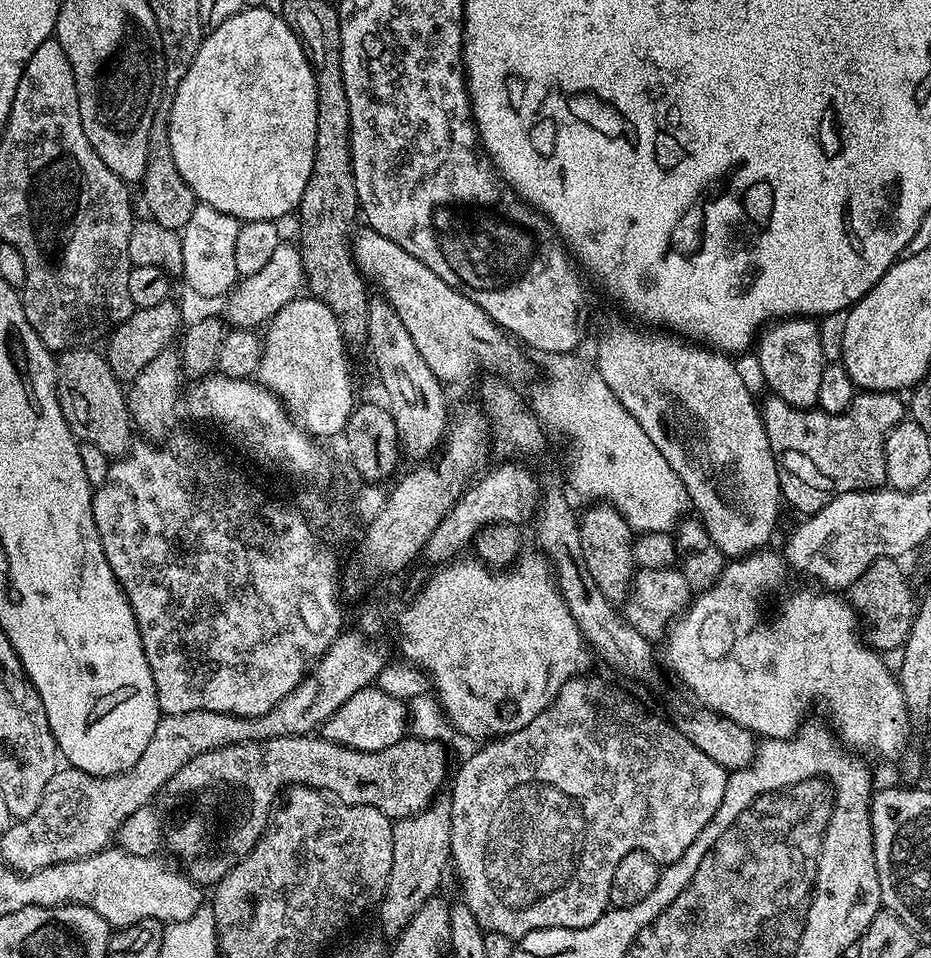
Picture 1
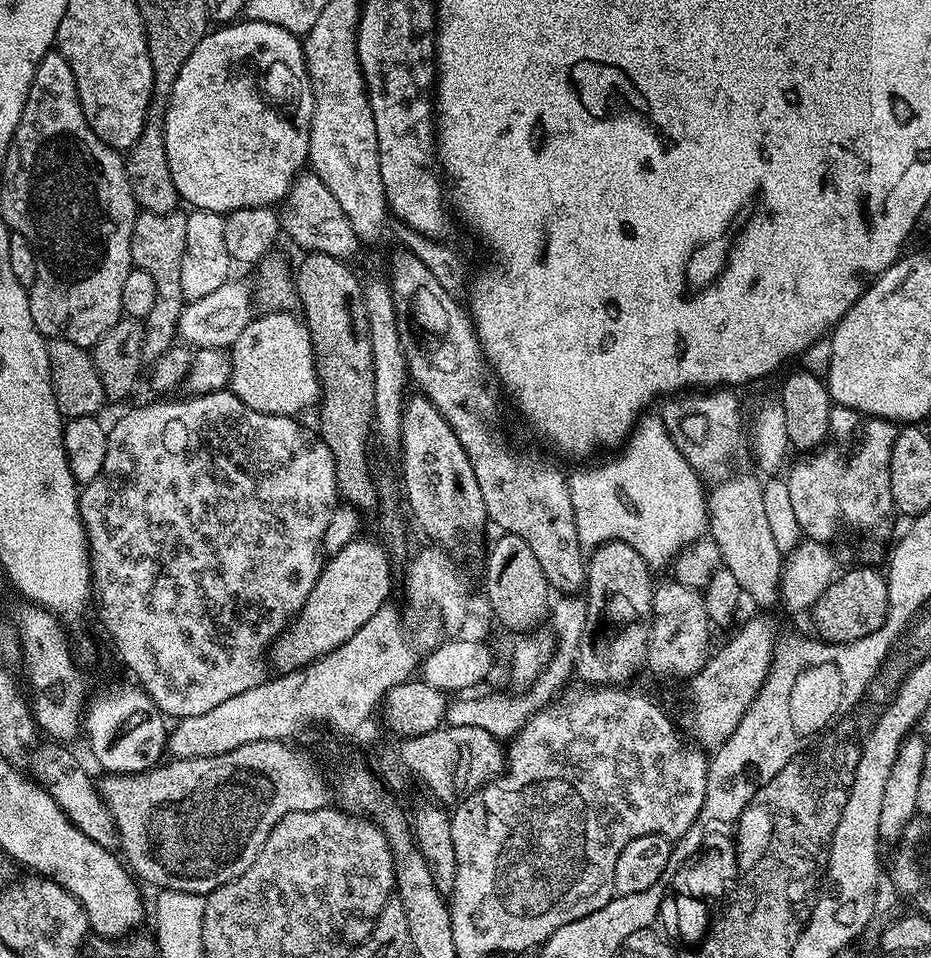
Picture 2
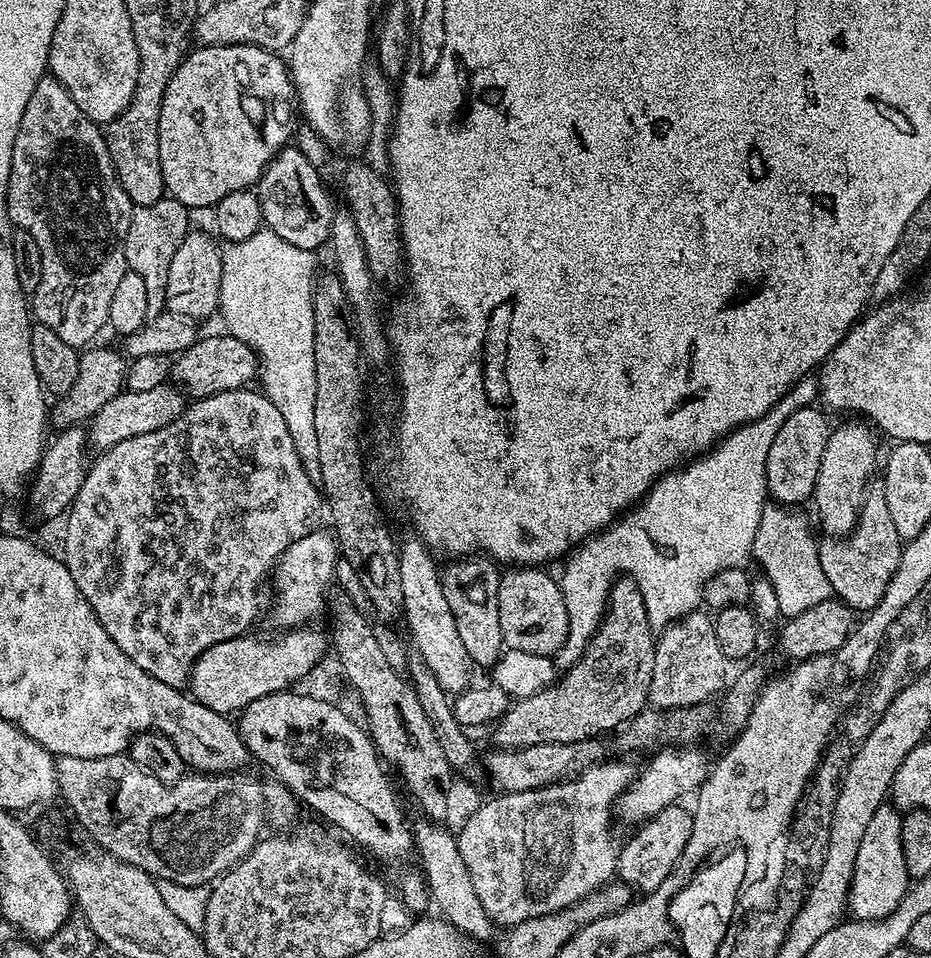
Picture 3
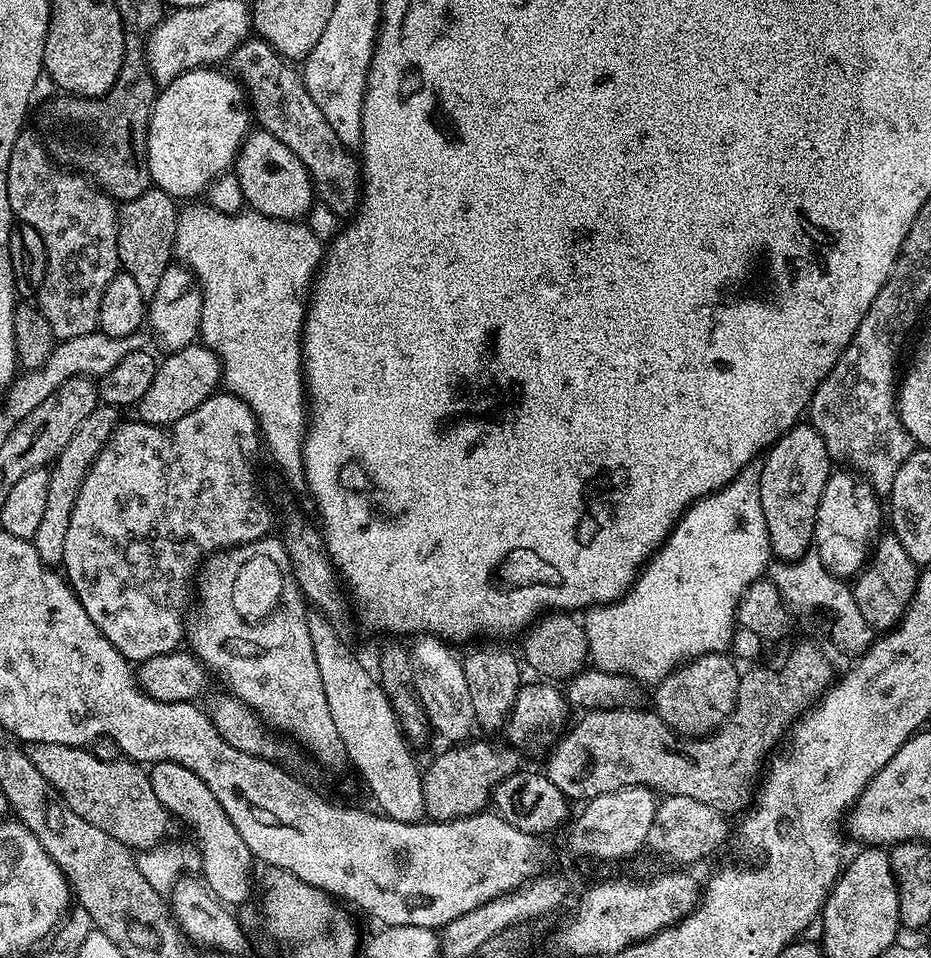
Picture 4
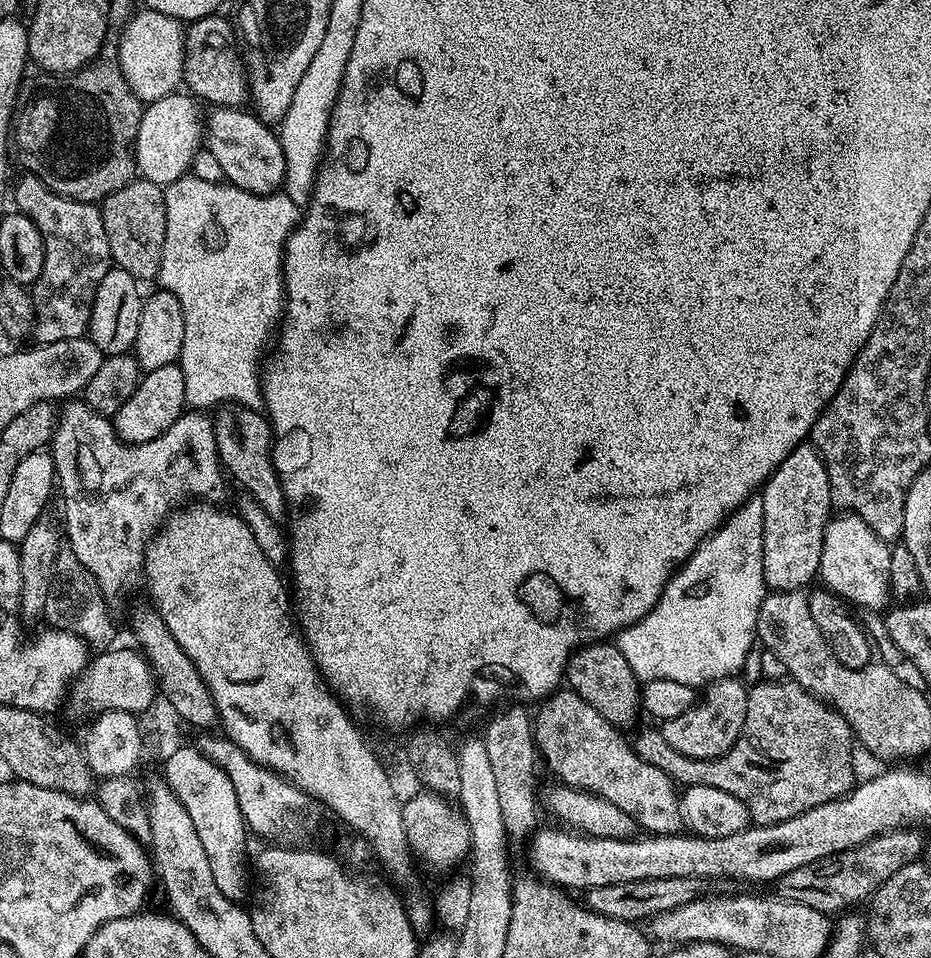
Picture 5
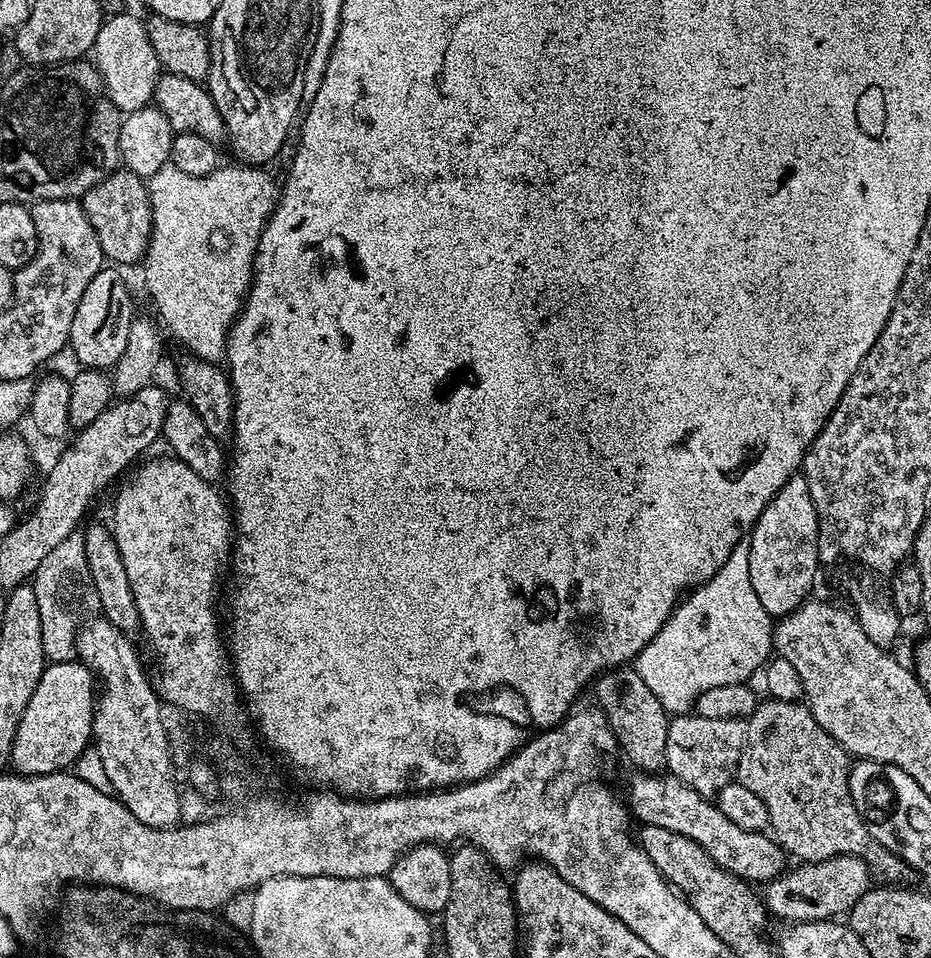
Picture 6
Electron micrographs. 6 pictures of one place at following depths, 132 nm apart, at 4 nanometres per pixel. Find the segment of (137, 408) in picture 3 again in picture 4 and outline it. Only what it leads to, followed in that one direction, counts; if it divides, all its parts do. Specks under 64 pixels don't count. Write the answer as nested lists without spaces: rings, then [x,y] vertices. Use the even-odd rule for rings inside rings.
[[[101,403],[90,414],[86,414],[82,426],[74,430],[74,438],[66,442],[62,454],[58,454],[50,465],[48,474],[50,486],[46,493],[46,506],[38,530],[31,539],[34,550],[38,550],[38,558],[42,558],[49,566],[63,565],[66,554],[66,530],[70,530],[70,514],[74,514],[74,502],[78,502],[78,490],[82,490],[82,482],[90,466],[116,431],[118,427],[116,416],[118,416],[117,409],[106,403]]]

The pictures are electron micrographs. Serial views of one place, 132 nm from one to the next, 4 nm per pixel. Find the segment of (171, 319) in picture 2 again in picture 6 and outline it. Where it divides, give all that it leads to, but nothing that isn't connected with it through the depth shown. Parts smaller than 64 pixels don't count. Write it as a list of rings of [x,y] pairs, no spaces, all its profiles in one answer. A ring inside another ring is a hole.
[[[127,170],[114,171],[84,193],[82,203],[86,218],[90,218],[90,226],[94,226],[94,234],[98,234],[98,246],[102,246],[105,261],[116,266],[139,265],[148,253],[148,243],[152,237],[148,186],[141,176]]]

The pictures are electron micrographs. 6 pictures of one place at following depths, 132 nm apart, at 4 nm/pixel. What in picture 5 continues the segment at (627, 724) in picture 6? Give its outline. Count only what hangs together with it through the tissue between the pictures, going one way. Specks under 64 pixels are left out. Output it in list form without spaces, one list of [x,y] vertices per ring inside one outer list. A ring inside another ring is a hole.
[[[597,642],[576,649],[568,660],[566,684],[571,691],[590,702],[590,706],[594,706],[594,710],[598,710],[598,714],[602,714],[602,718],[609,720],[617,729],[624,730],[627,724],[635,722],[636,715],[641,715],[641,681],[634,670],[630,670],[630,662],[622,658],[615,643]]]

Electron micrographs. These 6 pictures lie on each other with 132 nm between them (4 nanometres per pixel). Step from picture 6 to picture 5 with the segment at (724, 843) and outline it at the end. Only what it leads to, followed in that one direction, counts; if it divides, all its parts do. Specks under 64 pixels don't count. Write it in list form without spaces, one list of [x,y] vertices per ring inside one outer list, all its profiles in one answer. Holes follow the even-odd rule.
[[[557,690],[551,696],[545,696],[539,701],[537,712],[534,712],[532,722],[532,738],[537,753],[548,763],[548,768],[557,776],[555,778],[561,785],[572,788],[580,788],[582,791],[591,792],[601,796],[606,802],[612,802],[619,809],[636,820],[637,825],[645,833],[657,836],[667,836],[681,831],[682,821],[680,819],[680,797],[678,785],[675,780],[658,766],[650,766],[640,756],[636,755],[635,749],[623,740],[621,733],[607,720],[590,706],[579,694],[571,690]]]

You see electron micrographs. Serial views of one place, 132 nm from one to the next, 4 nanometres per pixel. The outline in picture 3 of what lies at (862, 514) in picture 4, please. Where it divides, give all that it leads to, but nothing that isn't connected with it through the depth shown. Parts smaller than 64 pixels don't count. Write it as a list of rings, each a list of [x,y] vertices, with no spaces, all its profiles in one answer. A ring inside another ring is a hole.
[[[844,424],[837,429],[835,427],[829,433],[826,449],[822,452],[822,463],[815,479],[812,502],[818,508],[822,526],[827,531],[825,533],[834,538],[842,538],[855,528],[859,507],[864,504],[864,496],[873,479],[876,442],[870,432],[871,427],[866,426]]]

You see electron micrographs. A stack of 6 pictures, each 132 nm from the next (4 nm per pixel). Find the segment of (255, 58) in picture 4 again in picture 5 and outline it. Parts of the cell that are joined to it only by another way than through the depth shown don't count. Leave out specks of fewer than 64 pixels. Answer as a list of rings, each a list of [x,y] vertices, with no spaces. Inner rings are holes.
[[[224,14],[204,16],[187,25],[182,84],[197,101],[205,105],[208,103],[208,106],[238,108],[249,99],[248,74],[241,49],[238,47],[238,32],[233,21],[231,24]]]

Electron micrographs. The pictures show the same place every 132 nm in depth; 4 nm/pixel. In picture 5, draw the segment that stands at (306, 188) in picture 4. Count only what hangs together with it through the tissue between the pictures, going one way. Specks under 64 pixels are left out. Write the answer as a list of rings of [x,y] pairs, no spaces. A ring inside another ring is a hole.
[[[213,107],[209,112],[212,113],[206,116],[206,151],[218,158],[224,180],[255,196],[269,196],[271,192],[281,191],[286,174],[286,157],[279,135],[269,125],[263,124],[255,112],[243,107]]]

